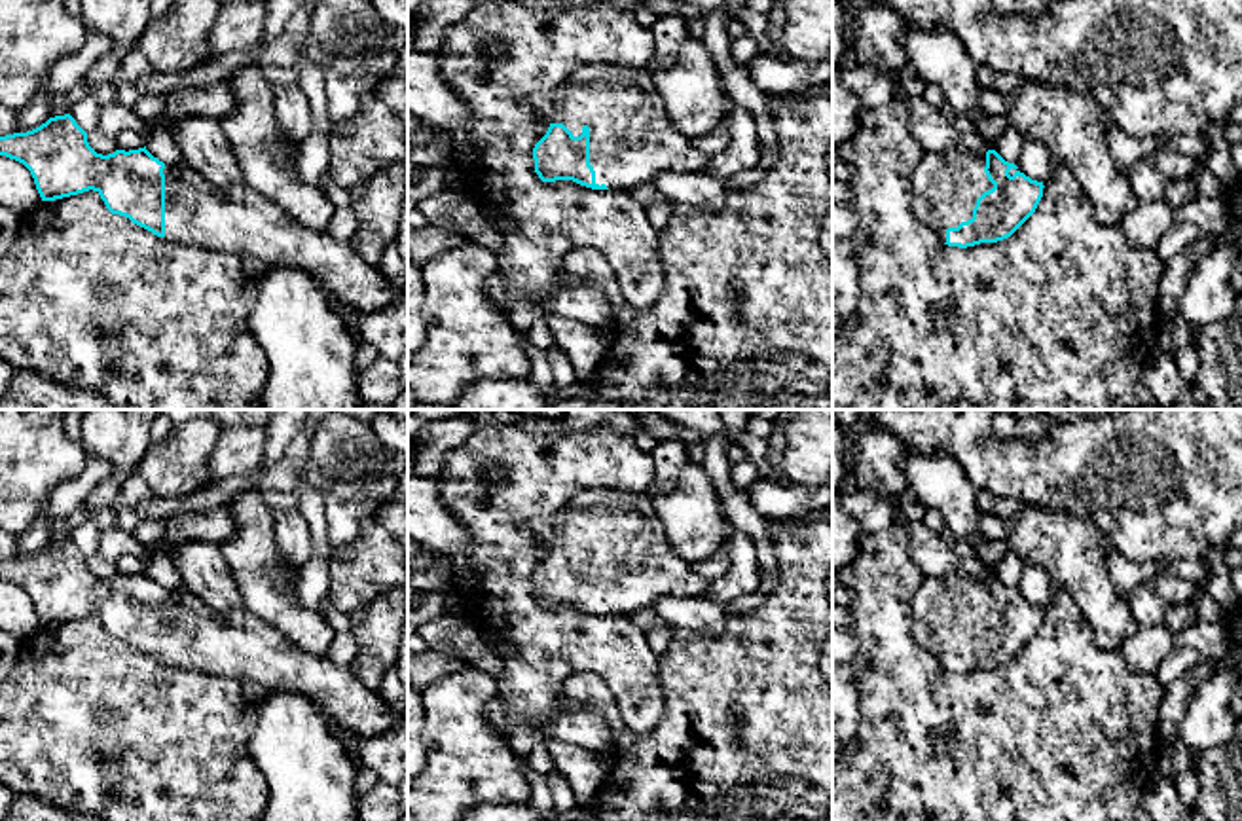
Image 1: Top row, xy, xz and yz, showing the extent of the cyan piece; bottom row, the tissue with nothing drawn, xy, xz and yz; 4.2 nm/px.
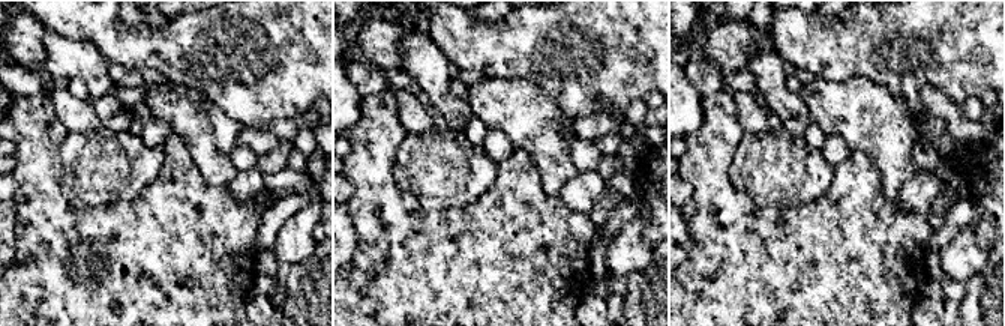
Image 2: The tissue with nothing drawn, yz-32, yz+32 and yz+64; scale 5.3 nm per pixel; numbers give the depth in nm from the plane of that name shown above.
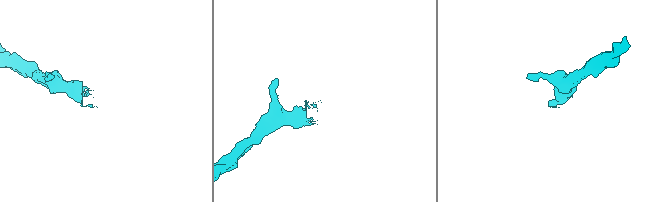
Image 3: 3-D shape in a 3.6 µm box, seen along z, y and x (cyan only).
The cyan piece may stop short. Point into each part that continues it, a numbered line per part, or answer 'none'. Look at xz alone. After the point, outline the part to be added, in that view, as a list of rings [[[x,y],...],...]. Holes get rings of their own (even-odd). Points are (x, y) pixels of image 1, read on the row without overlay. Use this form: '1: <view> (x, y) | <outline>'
1: xz (632, 564) | [[[594,487],[576,493],[554,520],[552,548],[563,548],[573,561],[590,552],[590,590],[595,609],[630,614],[652,607],[660,597],[707,597],[711,580],[698,575],[669,544],[650,493]]]

